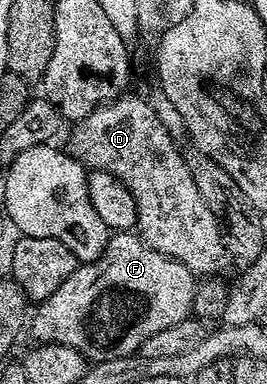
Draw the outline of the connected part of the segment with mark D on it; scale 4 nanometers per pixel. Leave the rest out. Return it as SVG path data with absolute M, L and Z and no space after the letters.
M126 93L111 103L101 104L72 127L67 144L69 154L86 168L119 177L131 189L137 210L135 231L143 242L179 261L195 277L217 277L225 266L230 266L221 225L201 199L183 151L160 123L148 98Z

